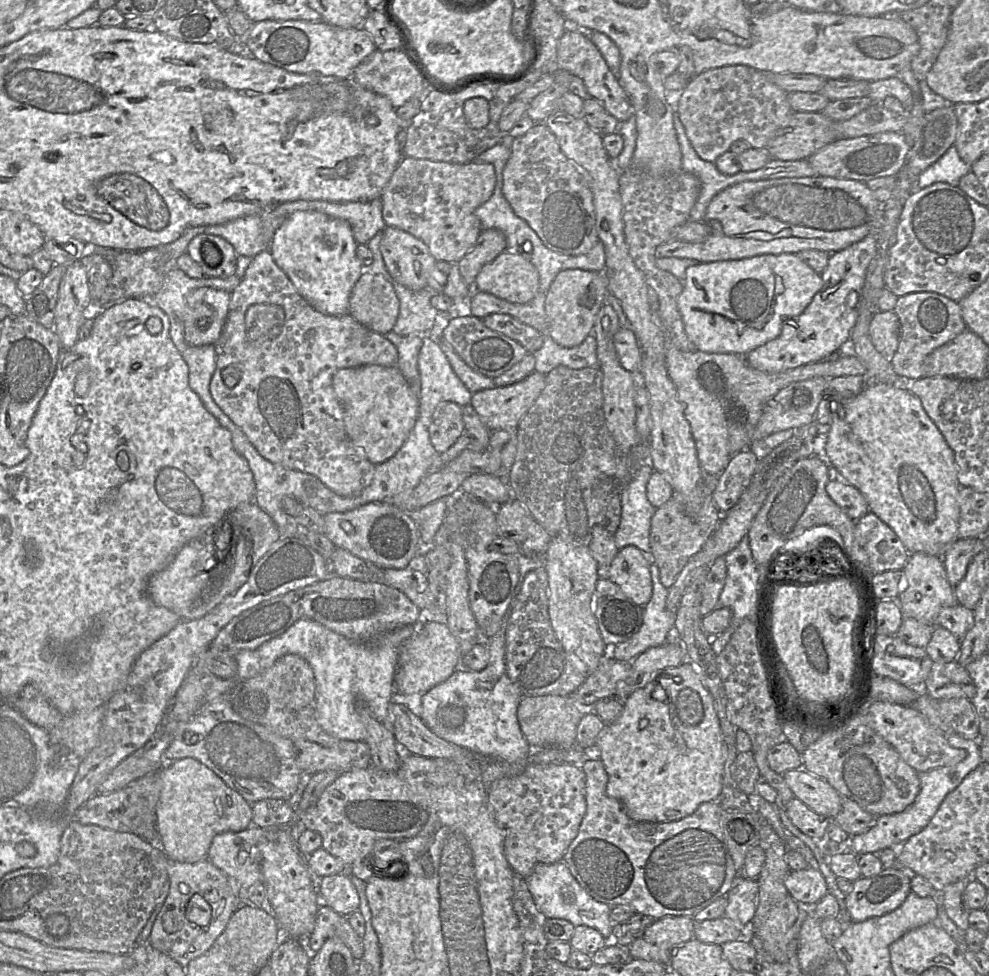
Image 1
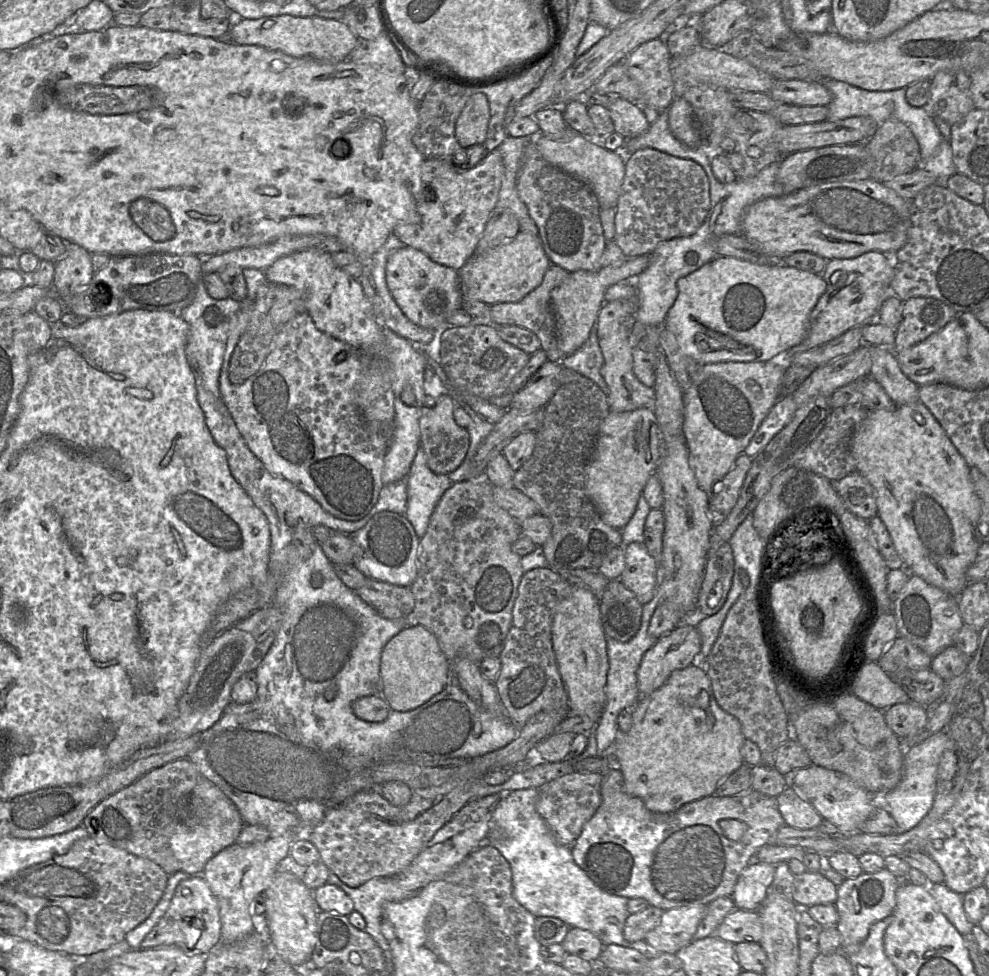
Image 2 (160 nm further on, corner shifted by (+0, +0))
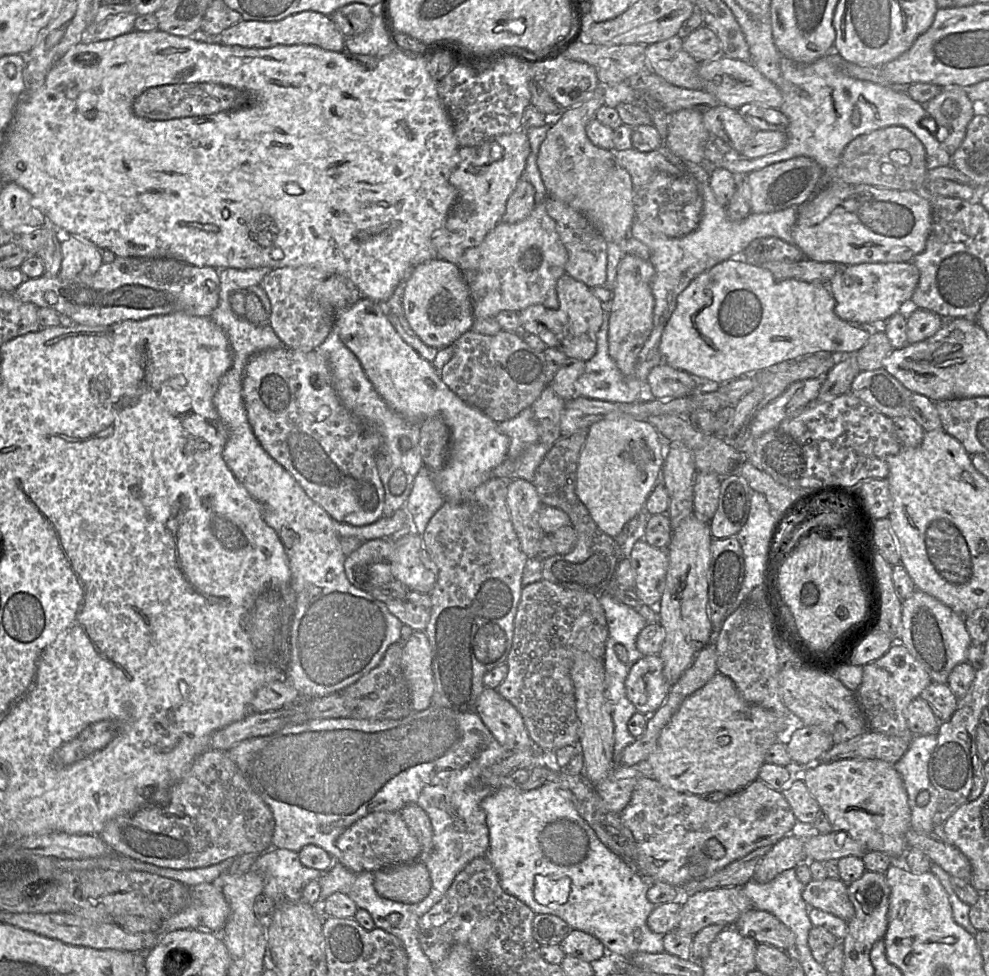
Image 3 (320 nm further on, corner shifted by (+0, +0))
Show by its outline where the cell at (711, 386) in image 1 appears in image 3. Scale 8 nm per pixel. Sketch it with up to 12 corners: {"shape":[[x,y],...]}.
{"shape":[[696,472],[693,513],[704,522],[713,517],[721,477]]}

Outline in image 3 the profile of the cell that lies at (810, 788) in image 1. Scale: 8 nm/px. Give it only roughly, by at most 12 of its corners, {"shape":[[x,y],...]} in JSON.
{"shape":[[893,764],[796,768],[832,831],[901,860],[910,808]]}

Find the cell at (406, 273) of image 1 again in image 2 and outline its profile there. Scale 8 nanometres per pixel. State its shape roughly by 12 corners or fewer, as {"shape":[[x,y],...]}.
{"shape":[[404,246],[386,282],[405,316],[436,330],[462,309],[458,271]]}

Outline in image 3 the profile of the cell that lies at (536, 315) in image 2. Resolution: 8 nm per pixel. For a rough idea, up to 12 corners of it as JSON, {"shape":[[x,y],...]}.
{"shape":[[564,273],[559,306],[519,312],[521,332],[568,359],[596,351],[602,303]]}

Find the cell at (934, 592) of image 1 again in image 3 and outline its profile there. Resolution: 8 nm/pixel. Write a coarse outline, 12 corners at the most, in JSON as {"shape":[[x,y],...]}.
{"shape":[[920,590],[899,641],[947,683],[972,644],[965,617]]}

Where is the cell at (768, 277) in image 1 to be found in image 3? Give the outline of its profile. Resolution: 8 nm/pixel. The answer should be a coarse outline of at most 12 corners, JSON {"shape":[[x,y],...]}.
{"shape":[[735,257],[678,295],[664,363],[727,383],[876,328]]}

